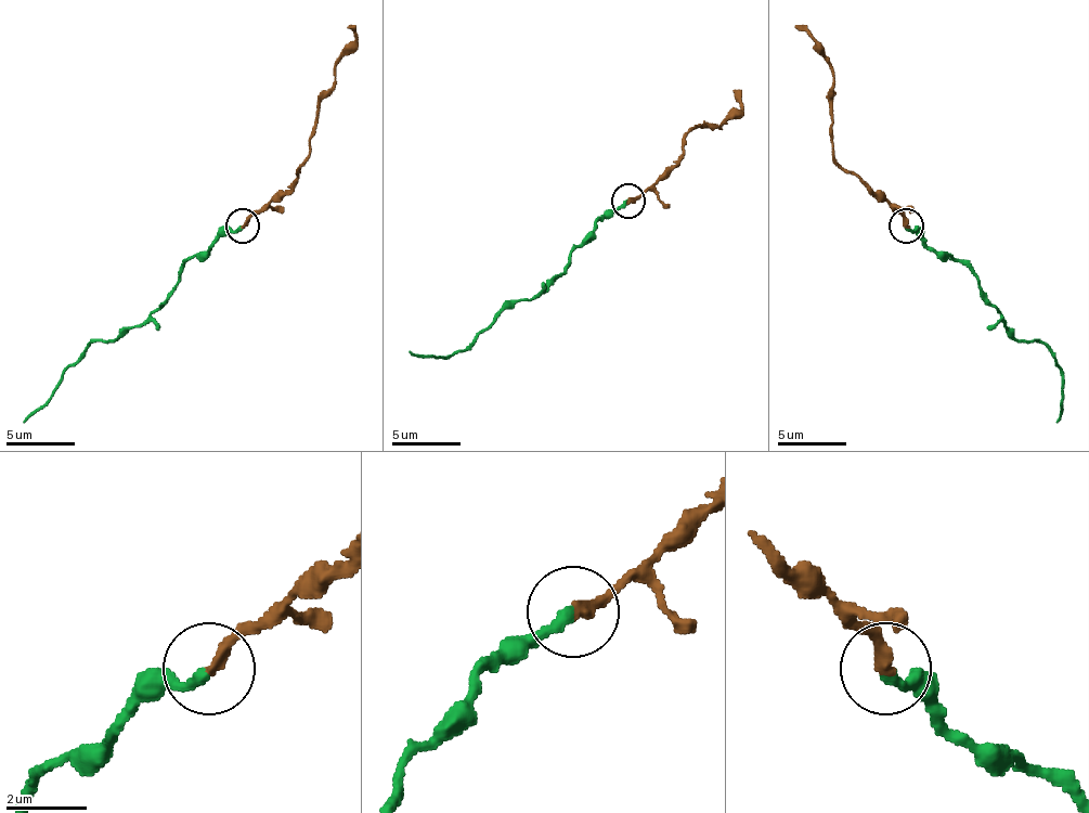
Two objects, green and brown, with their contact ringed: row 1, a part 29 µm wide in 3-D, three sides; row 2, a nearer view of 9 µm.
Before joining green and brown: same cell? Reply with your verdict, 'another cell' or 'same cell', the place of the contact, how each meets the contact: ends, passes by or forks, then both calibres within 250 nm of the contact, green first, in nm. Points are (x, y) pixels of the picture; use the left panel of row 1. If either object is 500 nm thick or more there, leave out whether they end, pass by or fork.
another cell; place (243, 226); green ends; brown ends; calibres 280 and 280 nm

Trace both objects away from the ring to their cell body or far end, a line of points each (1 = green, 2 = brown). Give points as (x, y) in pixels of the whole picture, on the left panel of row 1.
1: (242, 224), (228, 228), (183, 266), (173, 293), (156, 310), (112, 342), (94, 342), (23, 424)
2: (242, 224), (293, 183), (296, 167), (307, 156), (334, 67), (354, 40), (348, 26)

